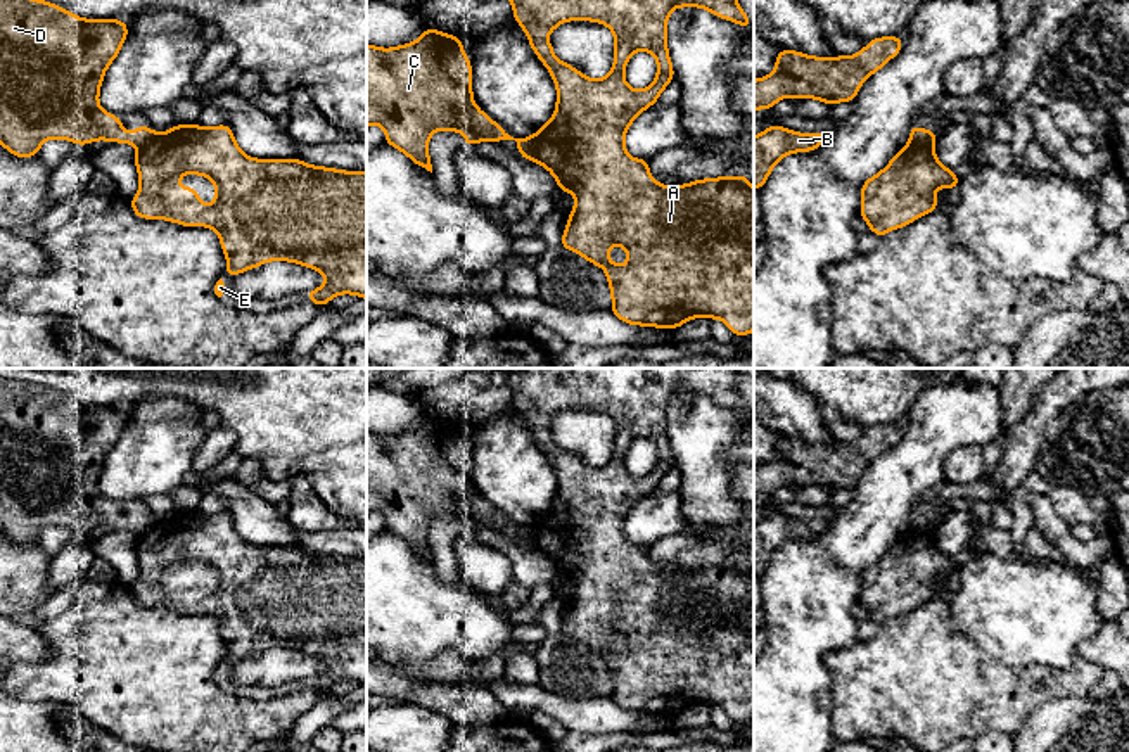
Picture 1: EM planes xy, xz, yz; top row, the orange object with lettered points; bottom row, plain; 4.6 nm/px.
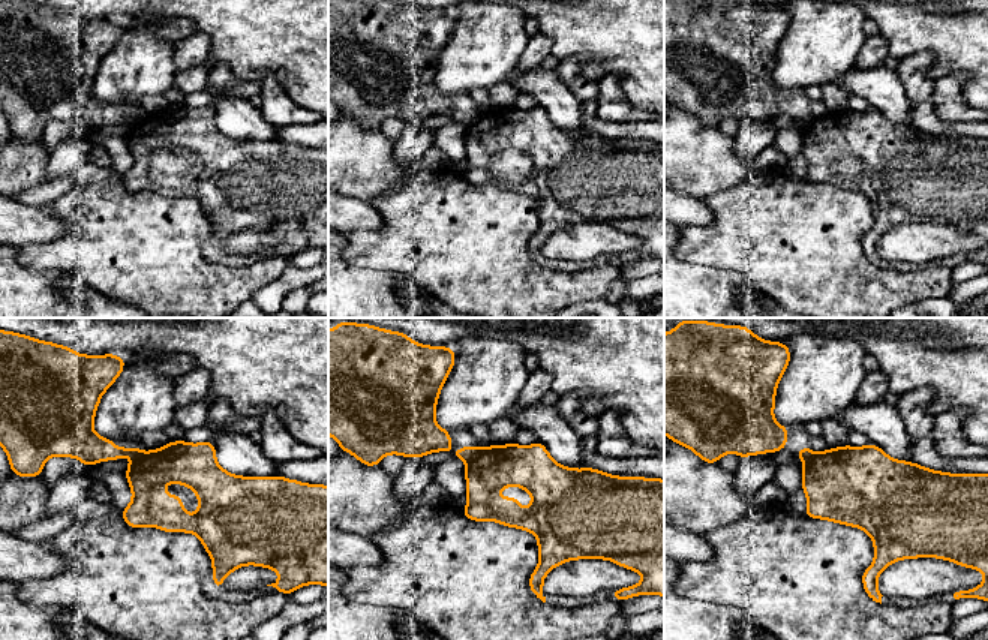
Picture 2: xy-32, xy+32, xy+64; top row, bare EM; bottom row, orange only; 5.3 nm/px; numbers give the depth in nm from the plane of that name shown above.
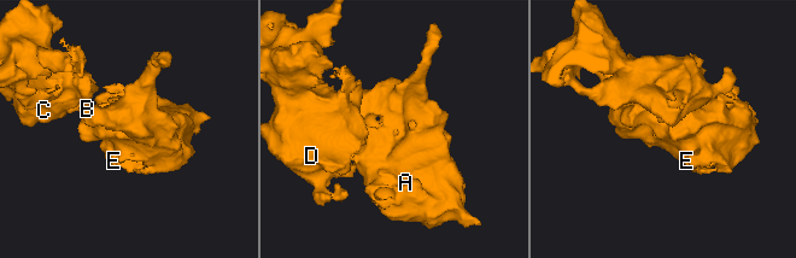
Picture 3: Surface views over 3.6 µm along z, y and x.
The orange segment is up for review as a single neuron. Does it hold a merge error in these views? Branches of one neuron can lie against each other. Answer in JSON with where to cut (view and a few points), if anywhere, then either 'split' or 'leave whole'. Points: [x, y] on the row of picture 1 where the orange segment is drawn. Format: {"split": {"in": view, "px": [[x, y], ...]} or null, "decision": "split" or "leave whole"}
{"split": {"in": "yz", "px": [[910, 139], [920, 144], [932, 144]]}, "decision": "split"}

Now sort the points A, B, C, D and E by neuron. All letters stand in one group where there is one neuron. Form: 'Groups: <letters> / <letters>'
Groups: A B E / C D

